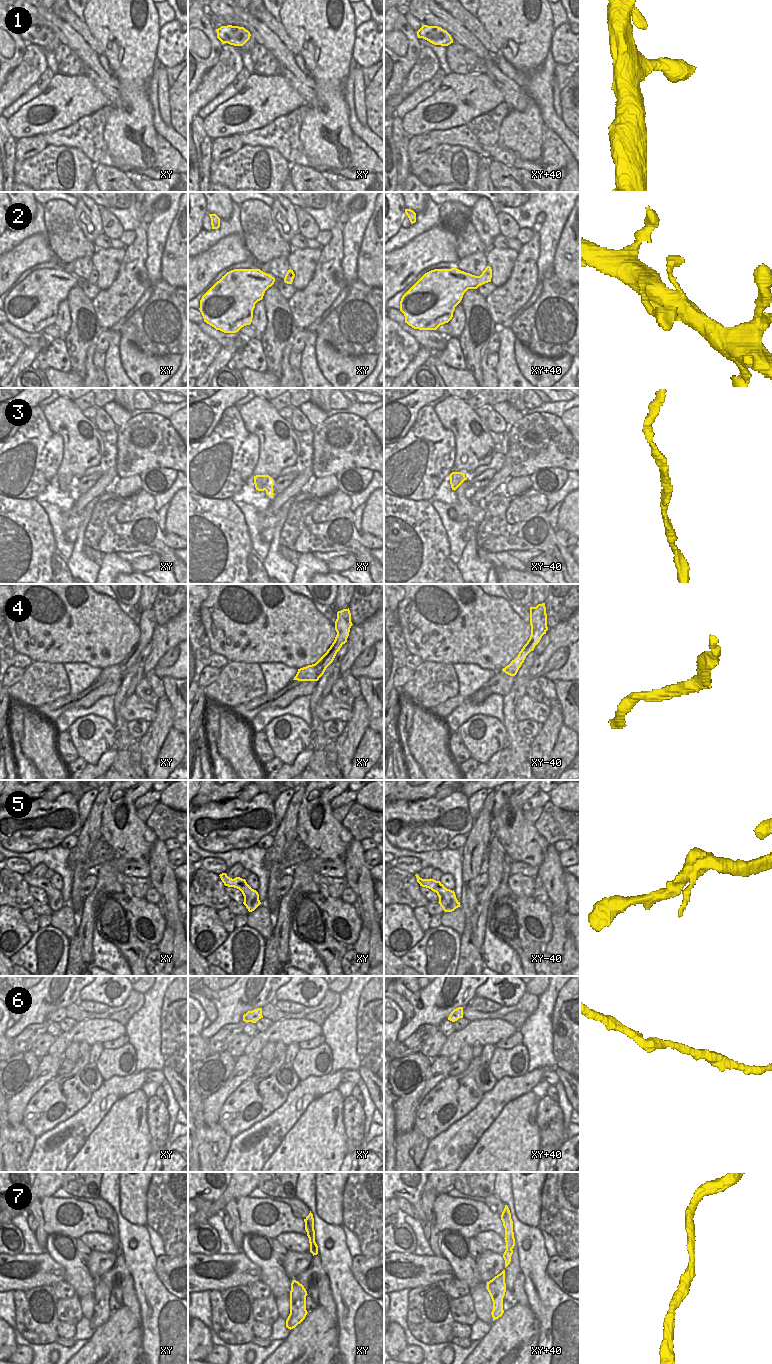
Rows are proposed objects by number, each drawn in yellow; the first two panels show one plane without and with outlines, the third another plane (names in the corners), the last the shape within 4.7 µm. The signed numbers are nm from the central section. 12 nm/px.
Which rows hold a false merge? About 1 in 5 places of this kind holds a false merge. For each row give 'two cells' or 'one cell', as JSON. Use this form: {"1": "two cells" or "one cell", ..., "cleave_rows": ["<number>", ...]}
{"1": "one cell", "2": "one cell", "3": "one cell", "4": "one cell", "5": "one cell", "6": "one cell", "7": "one cell", "cleave_rows": []}

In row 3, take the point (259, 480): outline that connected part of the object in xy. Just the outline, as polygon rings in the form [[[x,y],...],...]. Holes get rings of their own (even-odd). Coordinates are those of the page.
[[[256,475],[254,476],[255,488],[258,491],[266,491],[268,496],[273,498],[274,480],[269,475]]]

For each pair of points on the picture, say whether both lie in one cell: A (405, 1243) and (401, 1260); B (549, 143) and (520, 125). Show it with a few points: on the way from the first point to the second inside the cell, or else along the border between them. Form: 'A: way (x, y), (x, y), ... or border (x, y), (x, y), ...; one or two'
A: border (394, 1251), (413, 1253); two
B: border (544, 125), (542, 153), (539, 157); two

